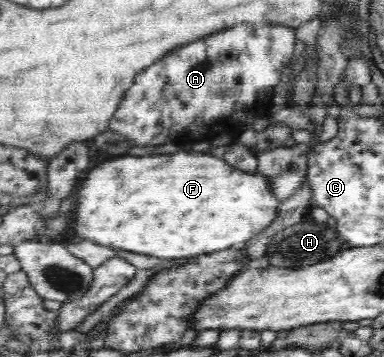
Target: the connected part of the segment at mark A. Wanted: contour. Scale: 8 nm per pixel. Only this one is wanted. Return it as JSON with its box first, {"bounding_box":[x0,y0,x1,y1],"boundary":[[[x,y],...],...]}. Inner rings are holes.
{"bounding_box":[109,22,322,149],"boundary":[[[280,22],[238,23],[223,26],[222,29],[208,33],[208,37],[194,39],[176,47],[143,69],[126,90],[114,117],[109,121],[109,129],[132,139],[138,147],[160,147],[166,143],[204,143],[202,149],[210,145],[212,139],[221,133],[230,134],[234,142],[246,129],[260,119],[266,119],[266,128],[304,129],[311,136],[322,131],[322,126],[313,117],[310,105],[297,105],[289,102],[286,110],[270,112],[274,87],[286,81],[290,61],[296,45],[296,28]]]}

